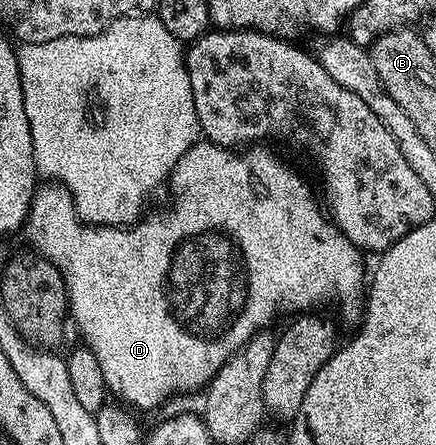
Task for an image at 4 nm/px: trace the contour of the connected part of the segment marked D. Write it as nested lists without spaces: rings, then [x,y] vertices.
[[[201,139],[192,145],[182,159],[174,167],[170,178],[172,185],[172,209],[164,209],[161,213],[149,212],[140,218],[135,225],[90,225],[81,221],[72,202],[72,194],[64,185],[44,183],[36,189],[32,196],[27,221],[22,226],[22,233],[28,236],[33,250],[42,253],[44,258],[64,276],[64,287],[68,290],[68,307],[71,320],[76,320],[80,333],[84,336],[83,344],[94,351],[94,359],[98,359],[100,378],[103,379],[109,394],[117,393],[119,400],[133,410],[156,409],[168,393],[188,393],[191,389],[203,390],[219,369],[231,359],[255,336],[267,330],[268,324],[279,313],[300,315],[305,311],[315,310],[315,305],[324,305],[327,301],[337,301],[344,313],[359,314],[362,302],[366,297],[366,269],[361,250],[346,239],[346,235],[335,225],[332,218],[322,208],[321,202],[312,194],[312,189],[291,169],[283,165],[264,147],[248,147],[236,152],[223,149],[221,145],[213,145],[207,139]]]

